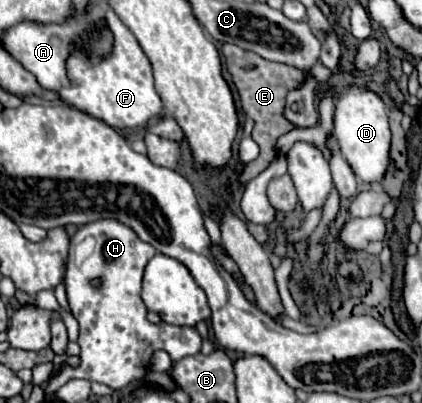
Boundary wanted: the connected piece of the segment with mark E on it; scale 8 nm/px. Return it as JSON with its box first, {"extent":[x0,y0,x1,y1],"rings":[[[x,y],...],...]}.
{"extent":[223,45,307,181],"rings":[[[223,45],[223,55],[227,61],[227,69],[237,85],[237,91],[241,95],[241,103],[243,103],[243,113],[251,119],[255,119],[255,129],[253,129],[253,139],[259,143],[261,147],[261,155],[259,159],[251,161],[249,165],[245,165],[243,173],[241,173],[241,181],[249,181],[253,177],[257,177],[273,159],[275,159],[275,141],[279,135],[287,133],[289,129],[293,129],[295,125],[289,123],[283,117],[283,109],[285,109],[285,95],[291,89],[297,89],[305,79],[307,73],[299,71],[295,67],[283,65],[283,63],[273,63],[273,61],[265,61],[263,57],[257,57],[257,53],[253,51],[245,51],[237,45]]]}

